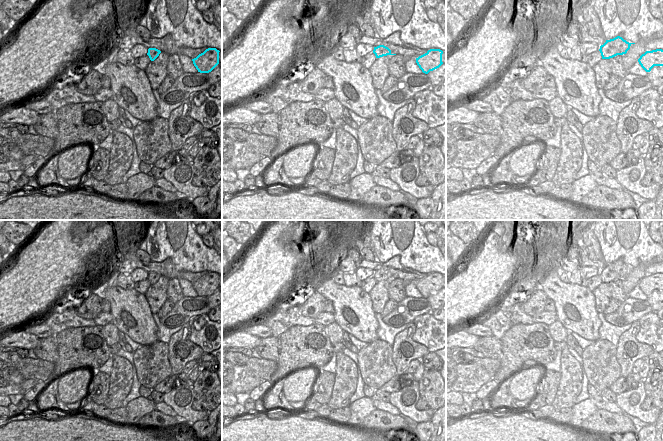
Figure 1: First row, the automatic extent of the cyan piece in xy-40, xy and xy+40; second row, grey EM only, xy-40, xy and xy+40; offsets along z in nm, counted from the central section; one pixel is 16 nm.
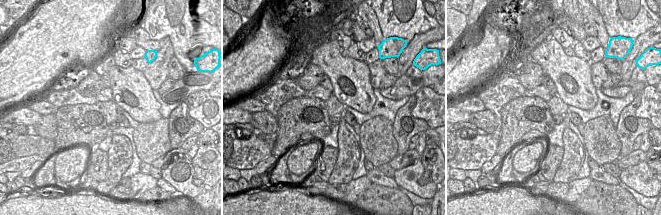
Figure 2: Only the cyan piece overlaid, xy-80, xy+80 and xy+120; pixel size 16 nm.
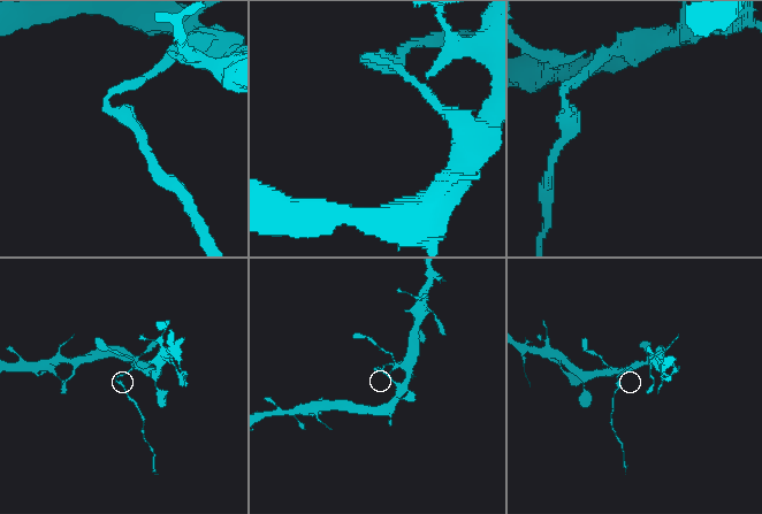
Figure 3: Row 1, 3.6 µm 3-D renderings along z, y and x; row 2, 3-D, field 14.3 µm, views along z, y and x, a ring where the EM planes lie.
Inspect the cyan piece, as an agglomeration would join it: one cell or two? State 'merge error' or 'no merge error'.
merge error

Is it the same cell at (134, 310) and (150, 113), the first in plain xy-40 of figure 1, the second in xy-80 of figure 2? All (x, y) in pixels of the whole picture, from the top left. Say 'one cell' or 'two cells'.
one cell

